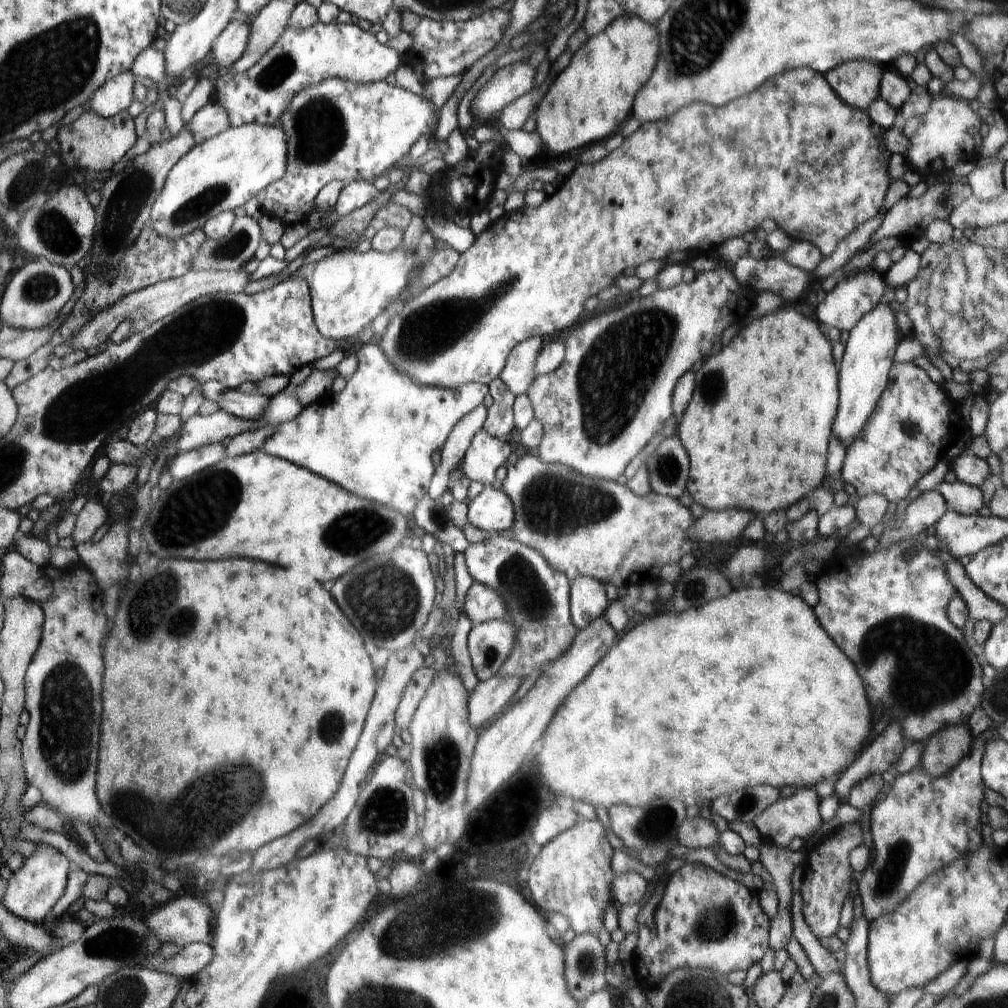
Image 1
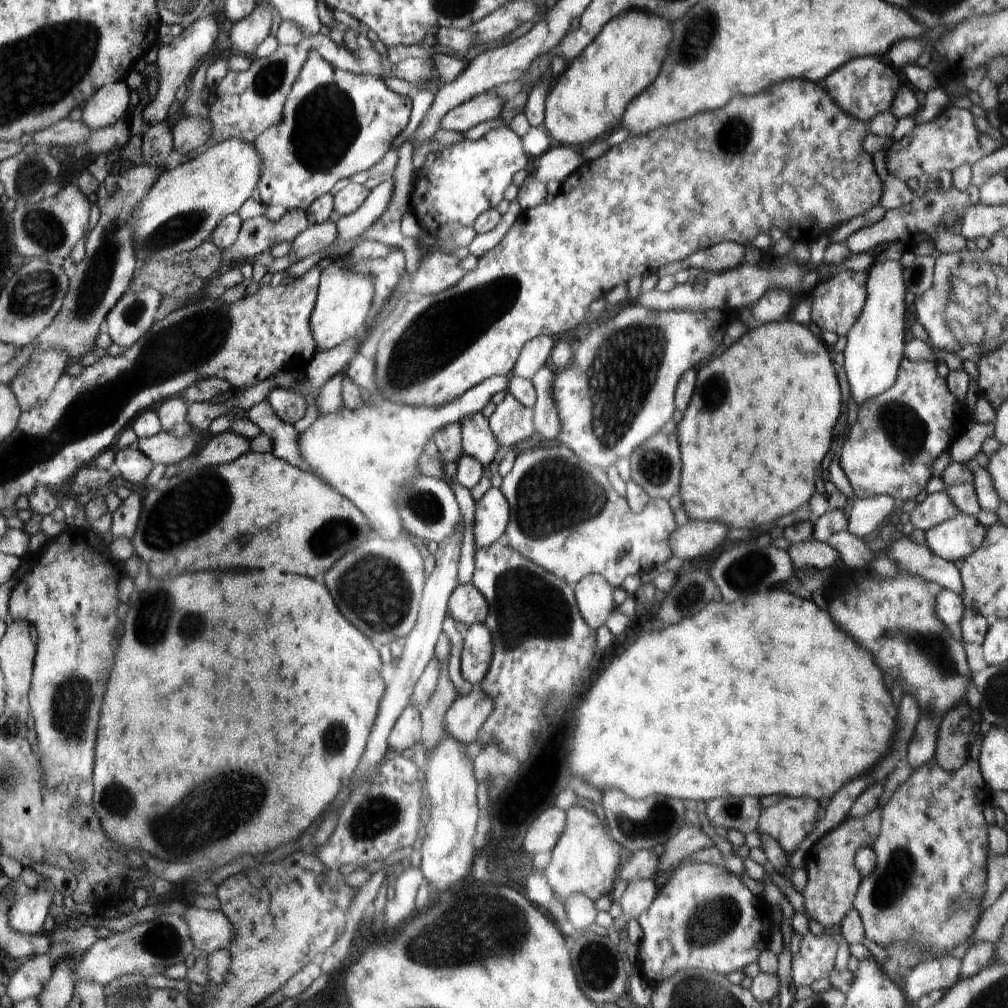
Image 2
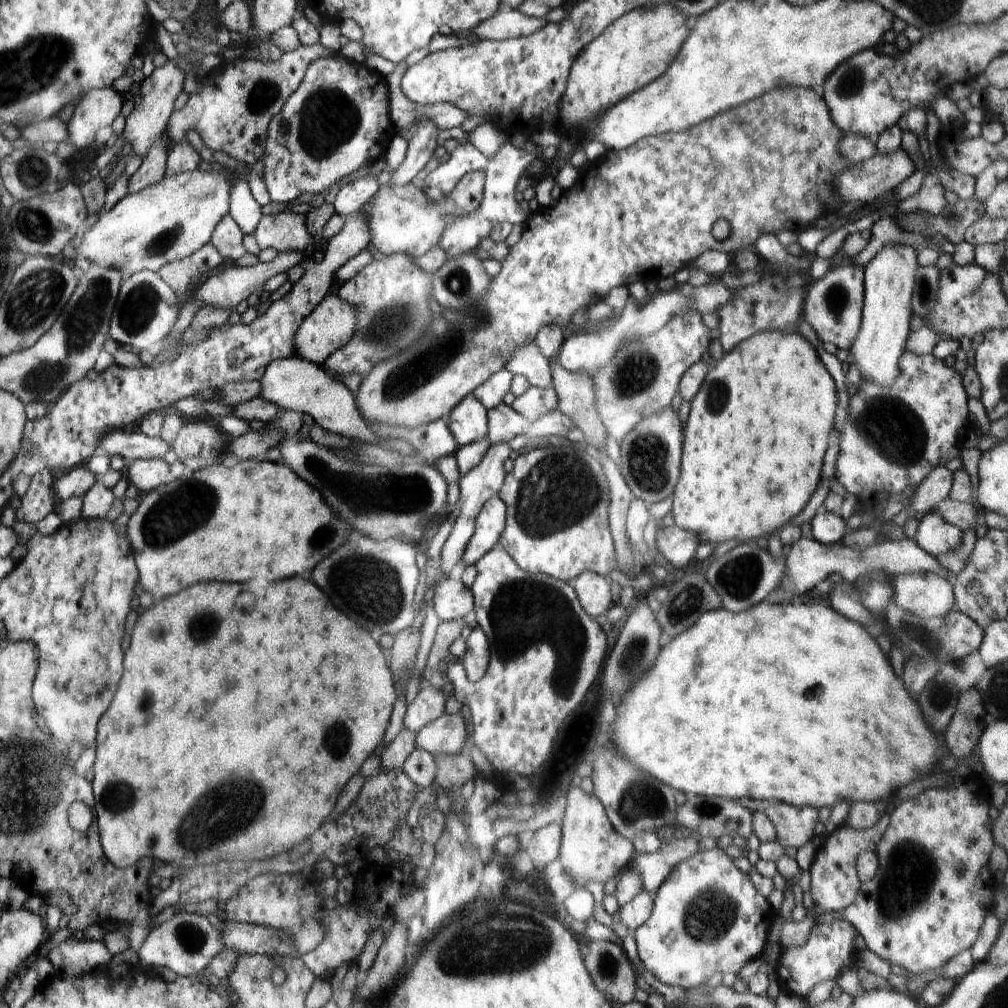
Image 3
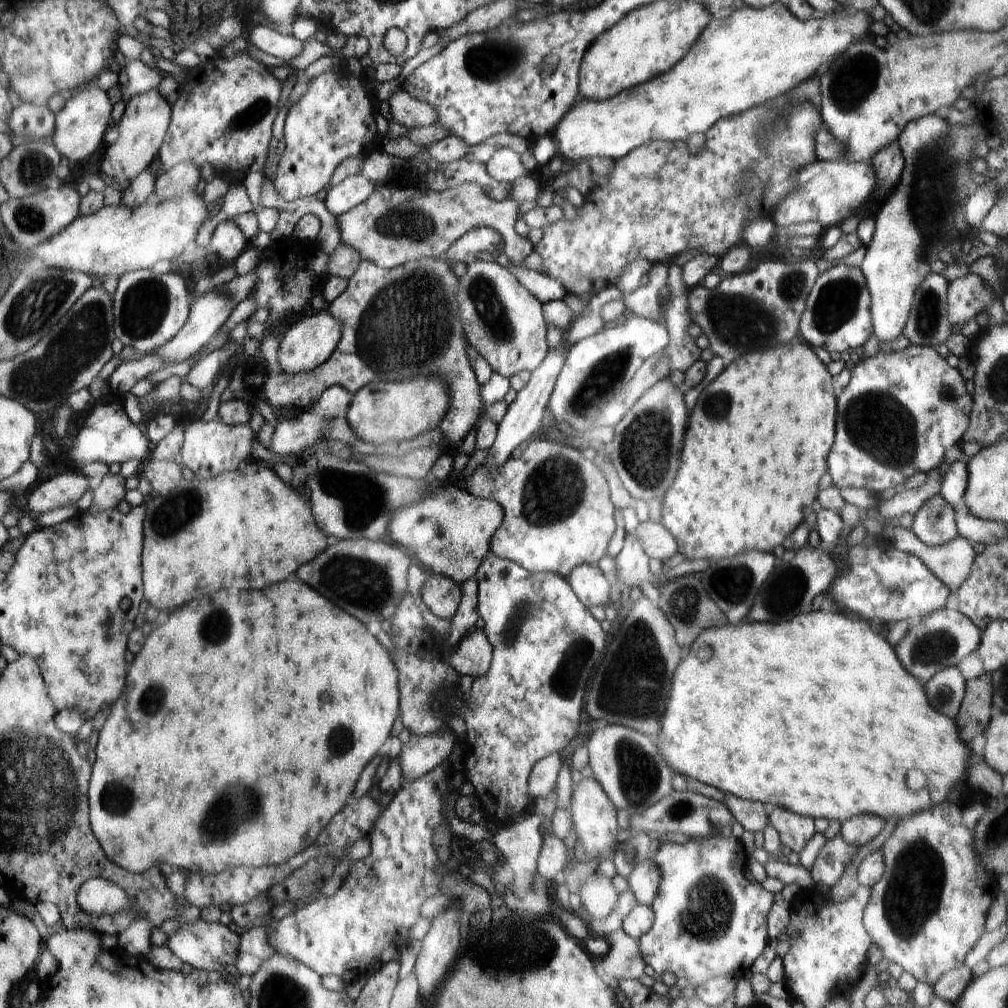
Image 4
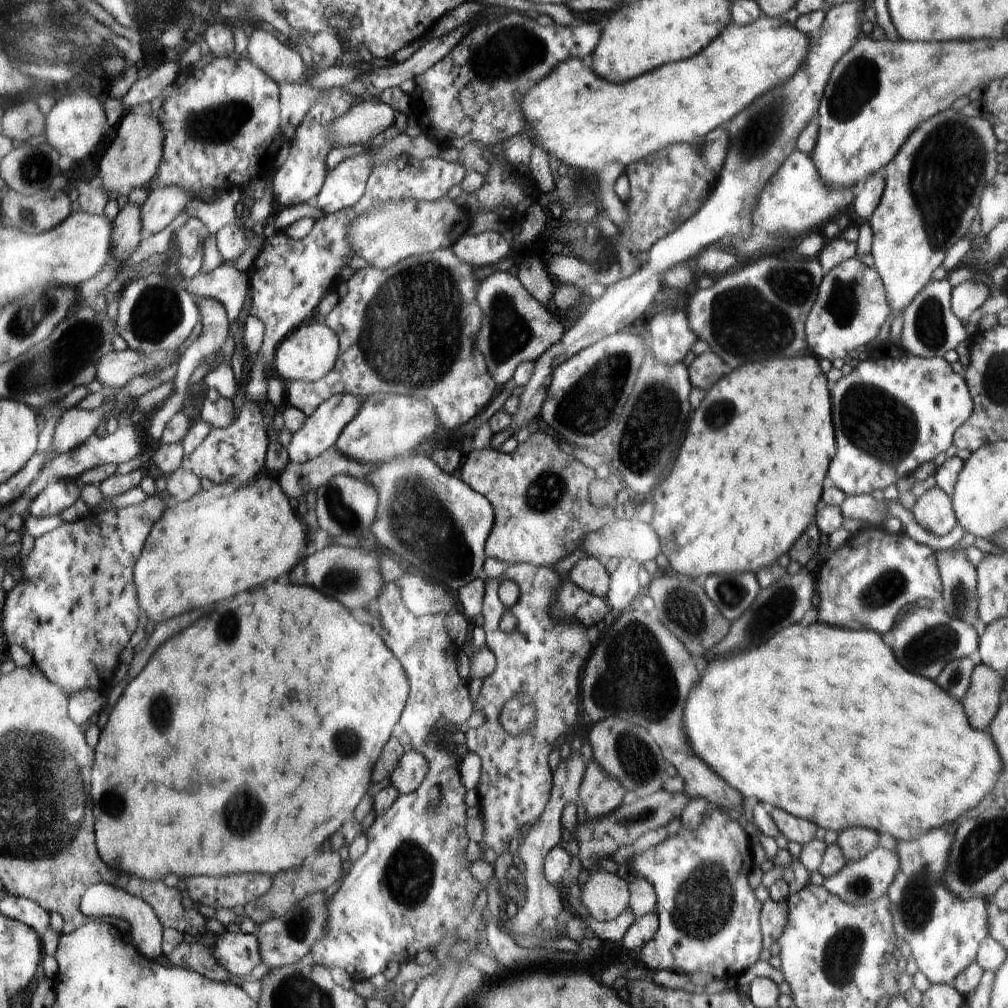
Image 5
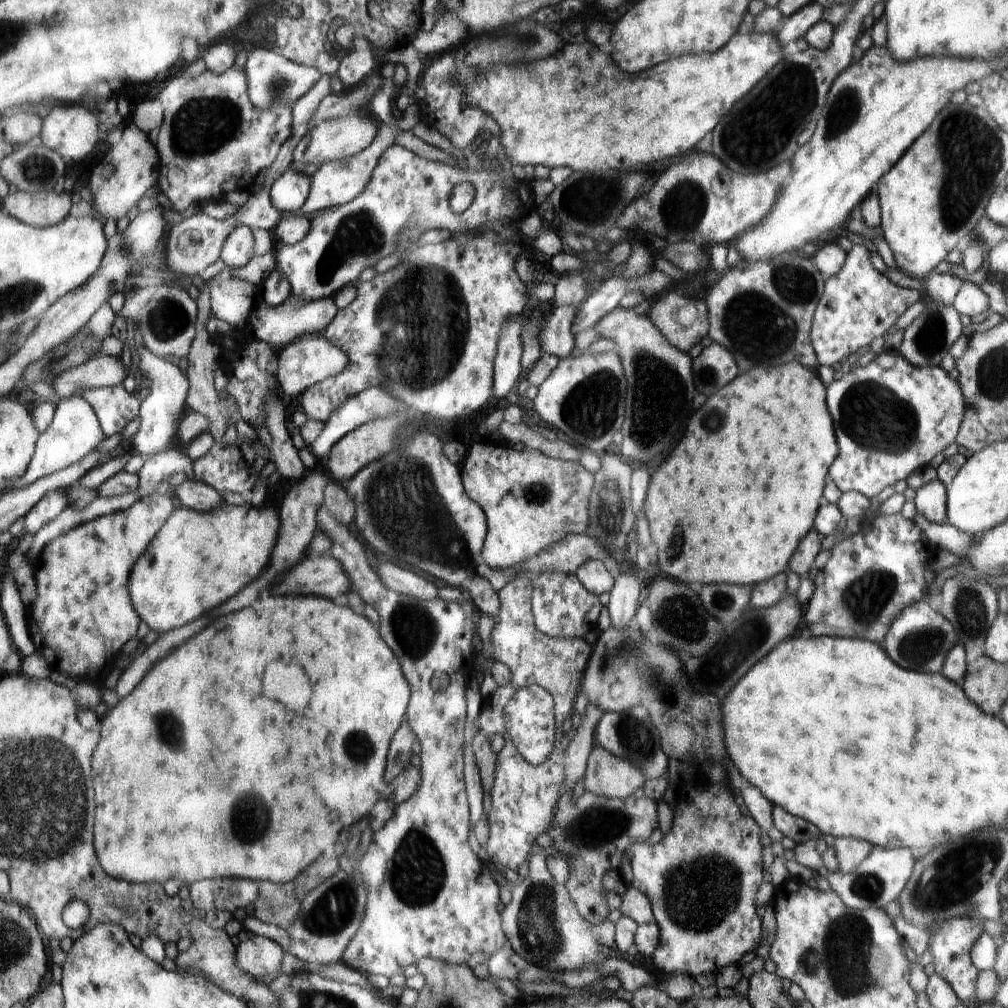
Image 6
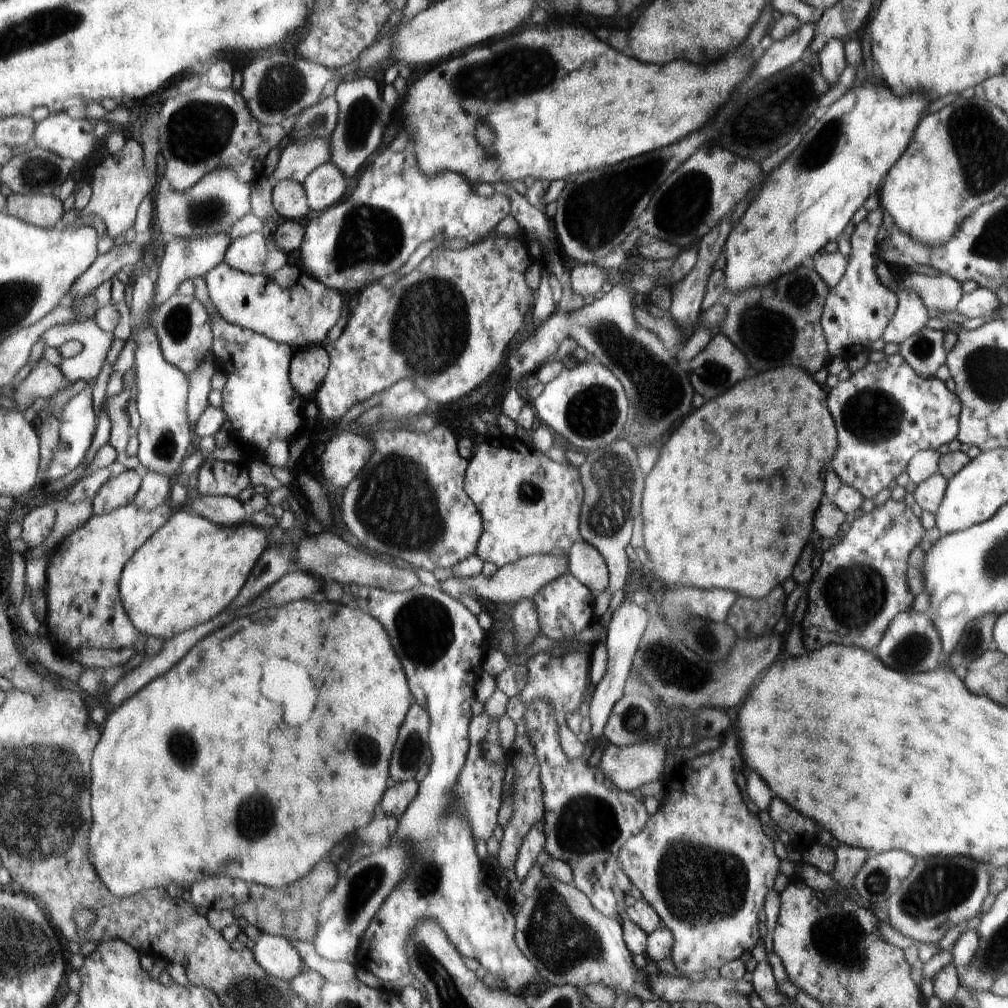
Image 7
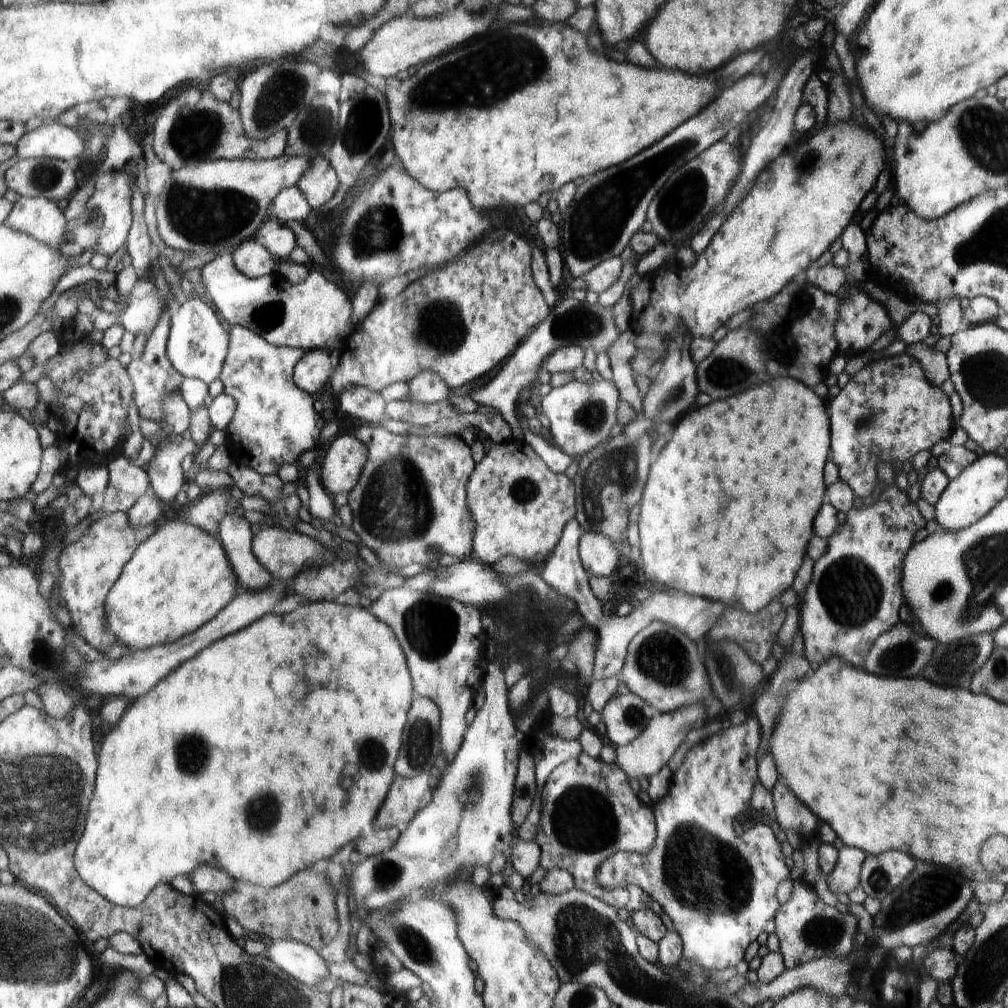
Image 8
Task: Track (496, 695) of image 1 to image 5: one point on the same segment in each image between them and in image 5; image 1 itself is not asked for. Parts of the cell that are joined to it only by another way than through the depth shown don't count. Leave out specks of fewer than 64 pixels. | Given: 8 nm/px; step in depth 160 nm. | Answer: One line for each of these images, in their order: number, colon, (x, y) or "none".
2: (463, 720)
3: (446, 735)
4: (419, 755)
5: (410, 772)

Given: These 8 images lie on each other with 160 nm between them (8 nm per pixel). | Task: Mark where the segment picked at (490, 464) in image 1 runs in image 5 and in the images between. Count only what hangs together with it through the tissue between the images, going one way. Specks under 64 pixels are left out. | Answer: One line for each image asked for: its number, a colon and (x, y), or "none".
2: (477, 439)
3: (469, 423)
4: (403, 322)
5: (387, 317)

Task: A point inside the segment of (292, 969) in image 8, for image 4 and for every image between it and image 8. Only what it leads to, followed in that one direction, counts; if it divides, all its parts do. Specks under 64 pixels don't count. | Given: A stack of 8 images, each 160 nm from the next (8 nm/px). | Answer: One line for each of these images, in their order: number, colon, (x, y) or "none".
4: (208, 946)
5: (237, 953)
6: (258, 956)
7: (273, 953)

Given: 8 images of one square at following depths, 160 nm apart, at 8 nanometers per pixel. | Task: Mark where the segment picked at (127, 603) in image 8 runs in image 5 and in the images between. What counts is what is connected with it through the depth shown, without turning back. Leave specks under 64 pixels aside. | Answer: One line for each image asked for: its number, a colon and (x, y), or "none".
5: (229, 539)
6: (195, 565)
7: (187, 574)

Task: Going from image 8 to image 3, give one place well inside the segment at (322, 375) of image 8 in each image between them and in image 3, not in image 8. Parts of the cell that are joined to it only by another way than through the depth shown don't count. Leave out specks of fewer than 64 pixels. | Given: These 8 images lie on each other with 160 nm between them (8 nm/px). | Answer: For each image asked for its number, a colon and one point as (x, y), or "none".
3: (333, 324)
4: (313, 340)
5: (310, 353)
6: (308, 360)
7: (309, 365)

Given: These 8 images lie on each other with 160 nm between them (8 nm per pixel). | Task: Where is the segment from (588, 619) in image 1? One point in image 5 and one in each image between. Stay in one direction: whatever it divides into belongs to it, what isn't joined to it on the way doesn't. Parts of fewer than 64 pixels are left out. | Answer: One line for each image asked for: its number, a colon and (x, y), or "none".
2: (594, 595)
3: (592, 589)
4: (591, 587)
5: (588, 574)

